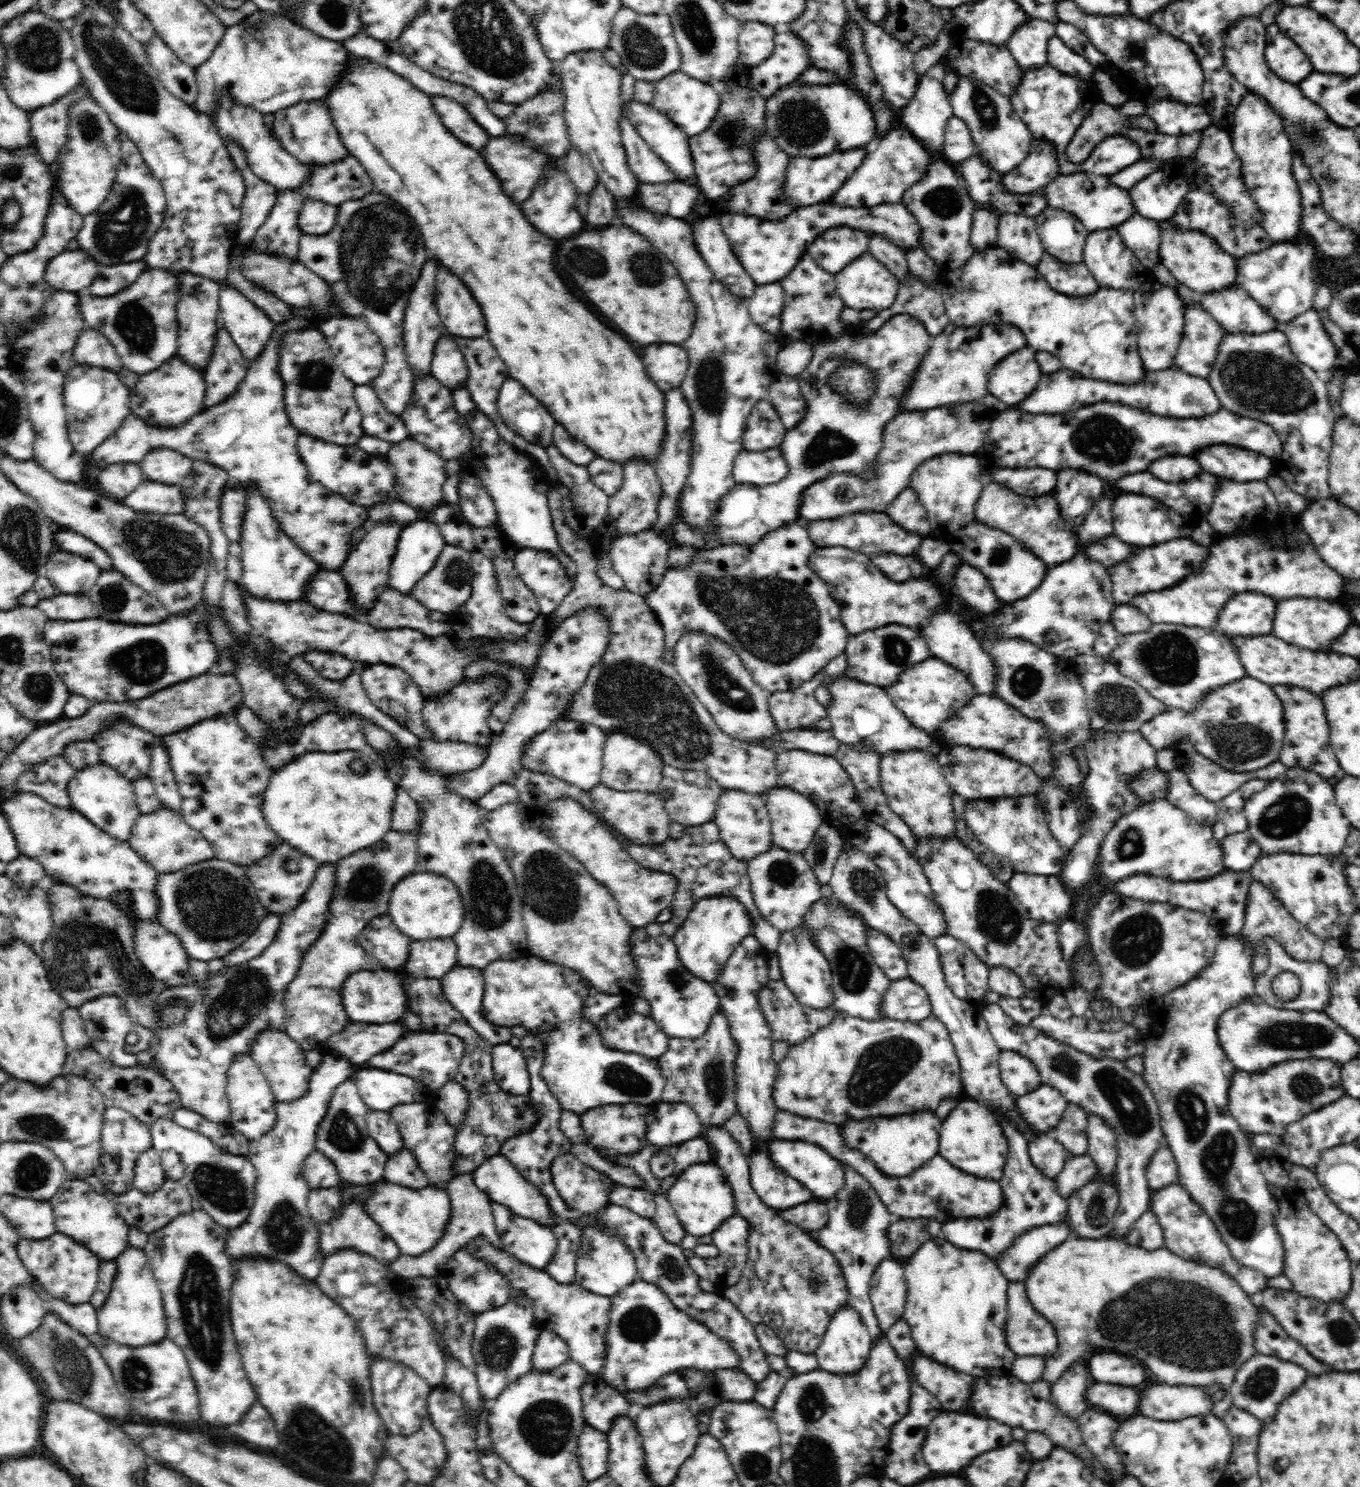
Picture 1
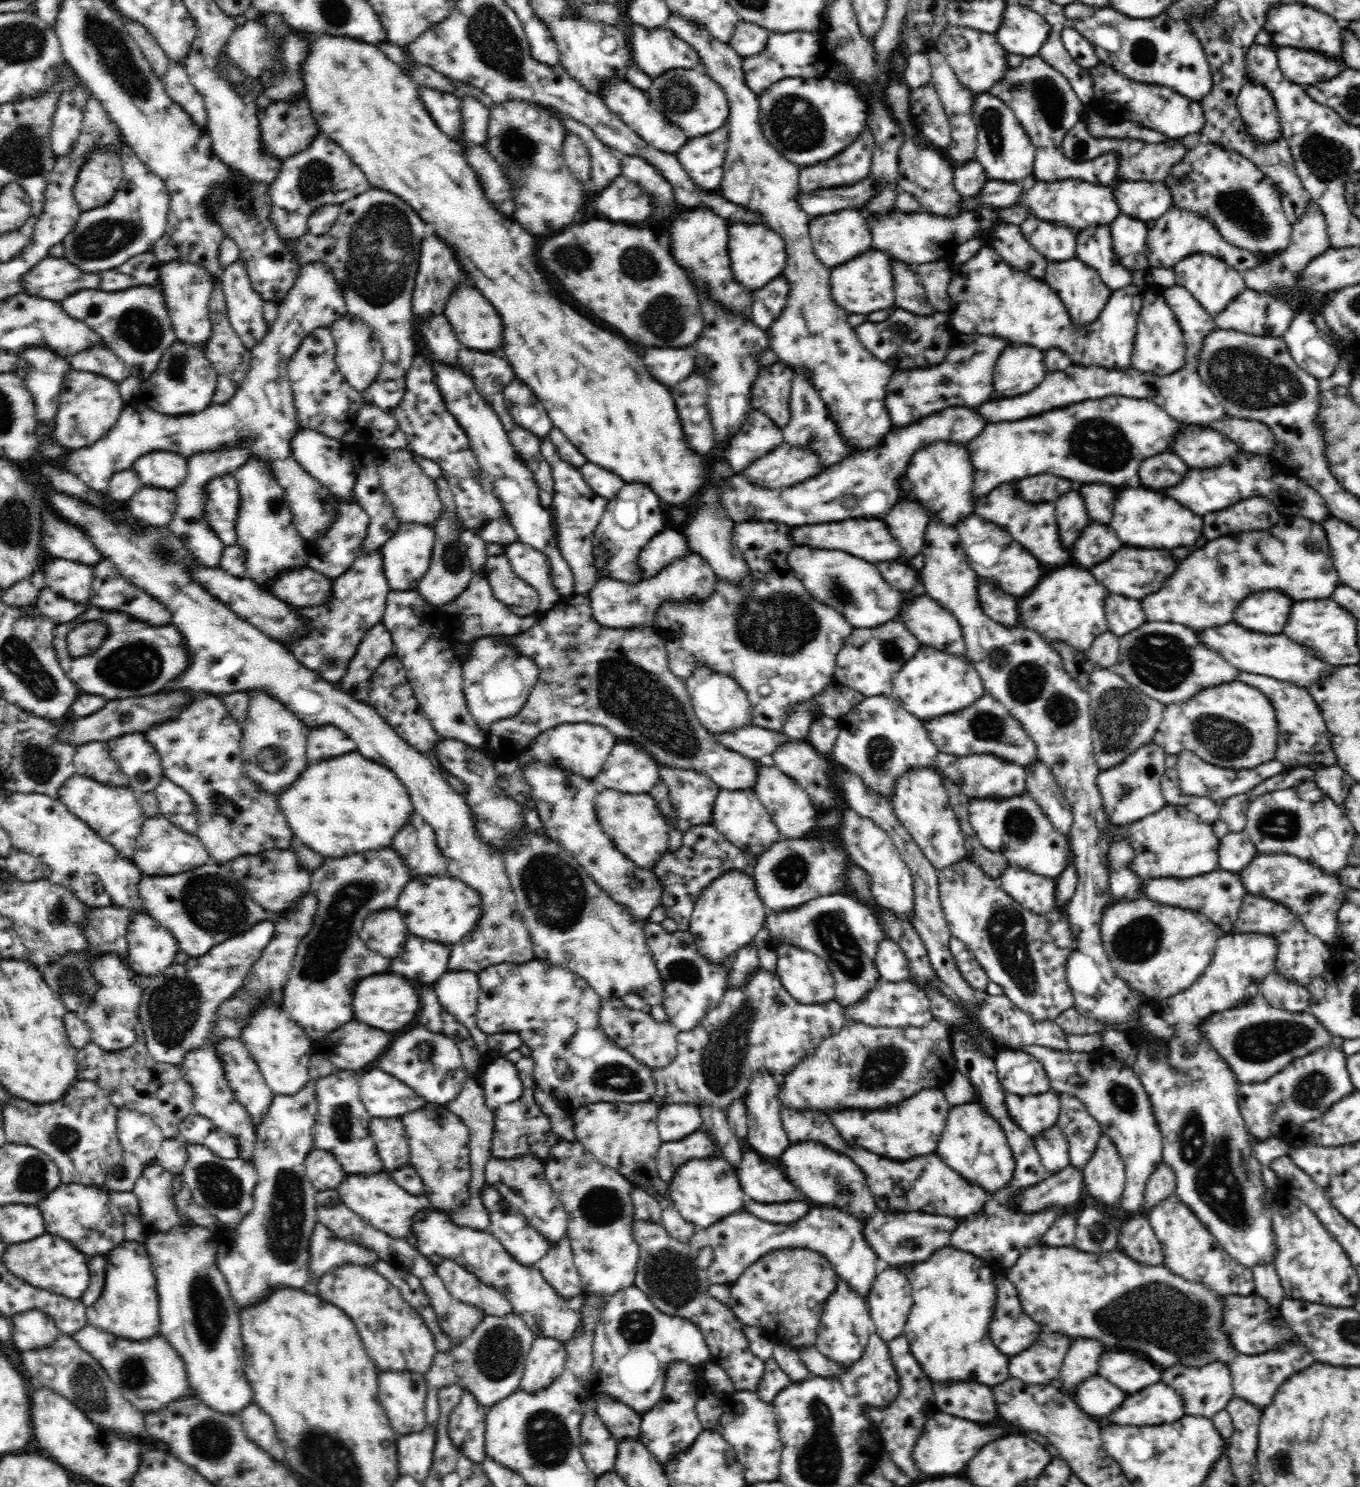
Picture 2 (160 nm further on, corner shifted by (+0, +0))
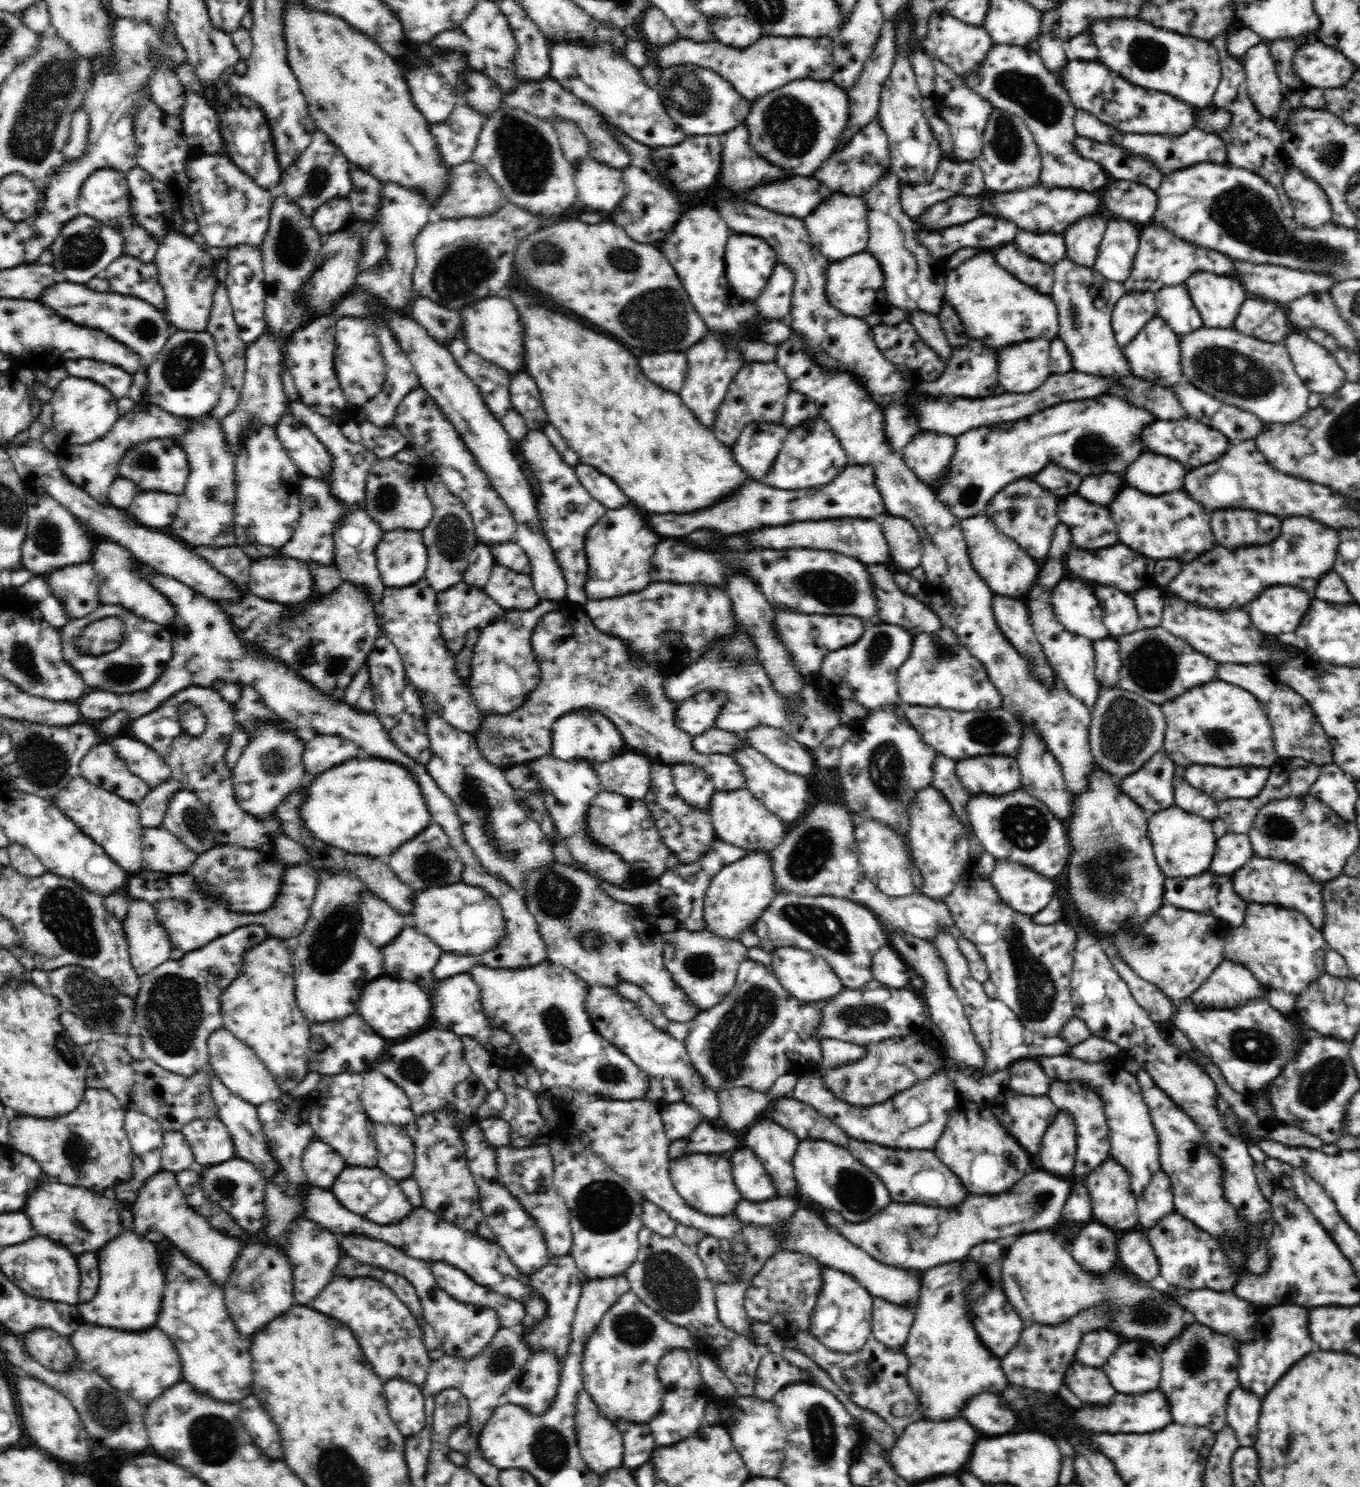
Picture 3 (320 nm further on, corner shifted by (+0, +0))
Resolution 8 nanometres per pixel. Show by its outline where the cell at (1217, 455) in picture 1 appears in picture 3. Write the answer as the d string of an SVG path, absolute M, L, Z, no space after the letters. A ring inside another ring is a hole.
M1190 418L1172 422L1156 419L1140 430L1138 439L1141 440L1141 446L1145 448L1145 451L1150 450L1150 453L1164 457L1168 456L1173 461L1184 465L1187 471L1219 460L1231 446L1231 441L1226 435L1215 428Z

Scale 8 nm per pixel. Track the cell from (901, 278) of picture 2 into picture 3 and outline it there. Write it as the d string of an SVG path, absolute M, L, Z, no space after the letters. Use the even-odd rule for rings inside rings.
M918 311L908 316L908 320L914 325L916 332L928 348L932 349L938 359L946 364L953 355L954 348L948 342L938 317Z

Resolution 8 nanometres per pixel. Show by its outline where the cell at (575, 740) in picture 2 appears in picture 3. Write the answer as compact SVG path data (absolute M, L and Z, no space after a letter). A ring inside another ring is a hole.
M578 708L578 710L572 710L560 716L558 720L555 720L551 737L553 738L552 753L557 759L584 758L595 766L628 749L622 733L610 721L610 718L591 708Z

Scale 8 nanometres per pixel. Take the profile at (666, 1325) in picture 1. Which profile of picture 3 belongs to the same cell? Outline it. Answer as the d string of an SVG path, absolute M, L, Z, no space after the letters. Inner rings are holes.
M630 1290L617 1298L596 1325L596 1330L592 1330L588 1340L584 1342L580 1362L583 1388L608 1421L614 1424L618 1422L649 1424L660 1413L665 1397L665 1388L657 1373L660 1359L672 1348L693 1350L696 1346L696 1337L690 1334L688 1329L665 1319Z

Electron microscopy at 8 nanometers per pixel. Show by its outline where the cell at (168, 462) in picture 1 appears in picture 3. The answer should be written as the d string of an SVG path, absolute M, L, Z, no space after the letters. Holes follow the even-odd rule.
M148 438L148 440L128 447L122 461L117 466L118 478L132 480L141 491L179 495L185 490L190 473L186 454L180 446L167 438Z

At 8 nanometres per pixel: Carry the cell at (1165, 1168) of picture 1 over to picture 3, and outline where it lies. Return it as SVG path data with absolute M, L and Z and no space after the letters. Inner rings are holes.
M1164 1171L1152 1175L1144 1192L1137 1198L1137 1211L1142 1229L1154 1226L1161 1218L1175 1212L1172 1183Z

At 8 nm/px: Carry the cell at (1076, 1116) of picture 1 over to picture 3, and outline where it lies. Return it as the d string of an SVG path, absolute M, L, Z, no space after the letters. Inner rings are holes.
M1054 1078L1051 1080L1047 1095L1059 1110L1067 1110L1074 1117L1077 1147L1072 1177L1085 1178L1111 1156L1108 1119L1105 1113L1105 1102L1099 1095L1099 1088L1092 1088L1083 1082L1077 1082L1077 1080L1076 1082L1068 1082Z

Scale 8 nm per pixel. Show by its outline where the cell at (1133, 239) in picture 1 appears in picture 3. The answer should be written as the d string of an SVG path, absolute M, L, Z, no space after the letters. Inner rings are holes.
M1109 221L1092 268L1108 280L1123 283L1132 272L1141 231L1135 222Z

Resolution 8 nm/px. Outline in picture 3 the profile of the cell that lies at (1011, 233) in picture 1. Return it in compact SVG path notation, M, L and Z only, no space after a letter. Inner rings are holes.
M1014 241L1002 246L995 257L996 262L1008 273L1020 279L1020 282L1051 296L1055 279L1053 265L1040 262L1018 251Z

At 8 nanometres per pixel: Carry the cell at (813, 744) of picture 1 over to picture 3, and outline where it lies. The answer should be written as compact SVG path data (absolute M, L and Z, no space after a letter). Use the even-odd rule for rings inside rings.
M714 727L692 737L691 741L692 749L696 753L730 755L730 752L740 744L741 739L745 739L741 732L737 734Z

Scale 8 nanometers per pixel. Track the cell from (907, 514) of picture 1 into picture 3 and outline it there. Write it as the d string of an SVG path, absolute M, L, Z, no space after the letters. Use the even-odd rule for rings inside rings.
M887 514L880 519L888 556L902 572L910 572L921 565L923 555L920 535L916 527L904 518Z

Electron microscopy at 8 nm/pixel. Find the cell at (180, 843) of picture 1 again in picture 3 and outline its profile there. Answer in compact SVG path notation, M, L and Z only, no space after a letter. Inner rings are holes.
M163 826L145 828L142 845L142 864L144 868L152 871L180 875L180 872L192 866L192 862L196 862L198 857Z

